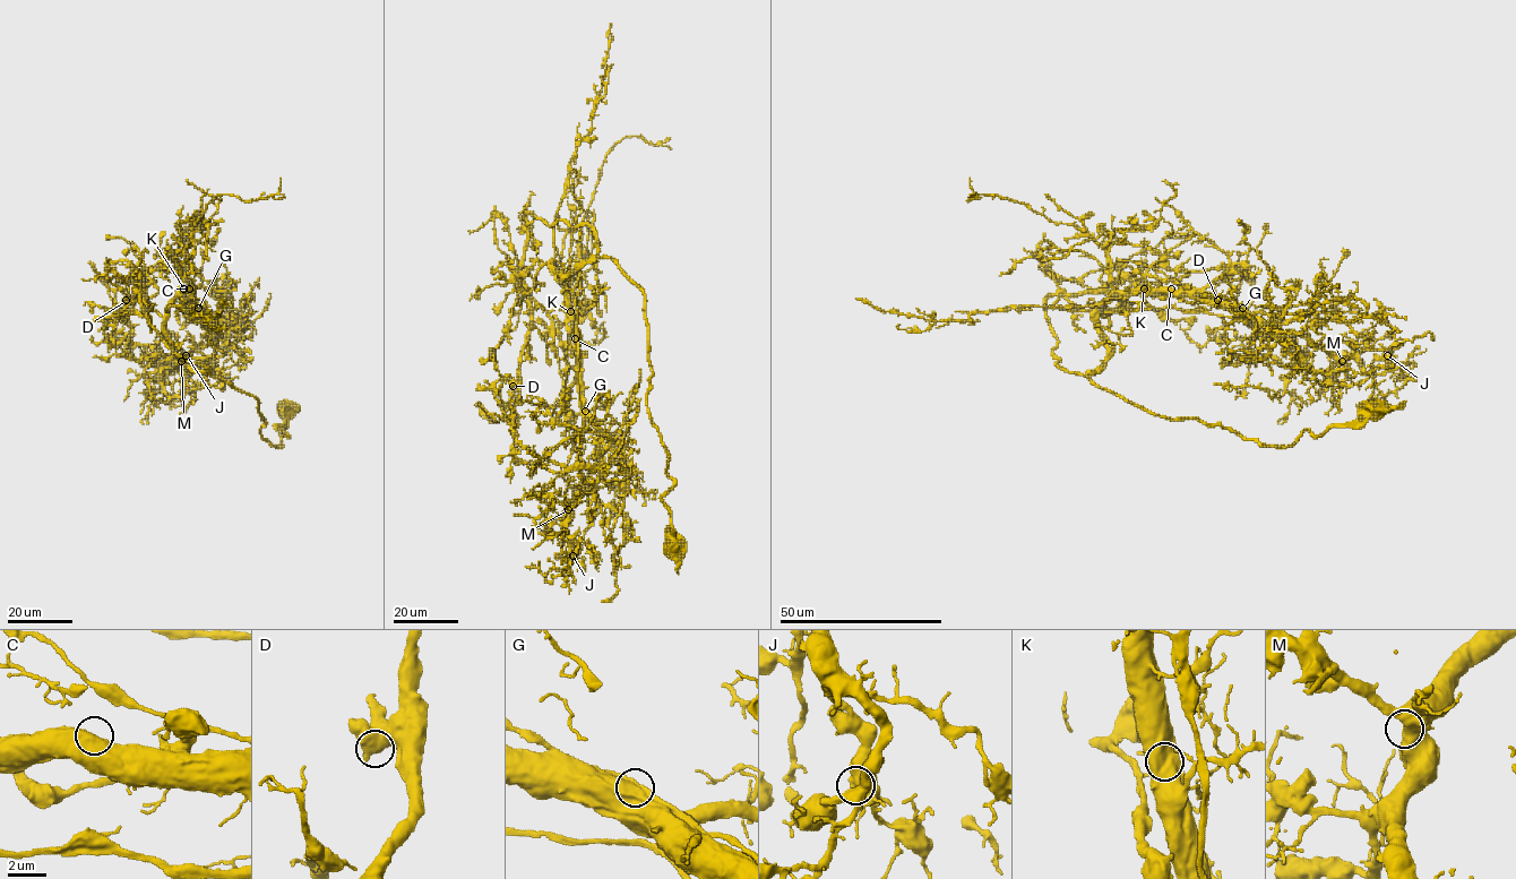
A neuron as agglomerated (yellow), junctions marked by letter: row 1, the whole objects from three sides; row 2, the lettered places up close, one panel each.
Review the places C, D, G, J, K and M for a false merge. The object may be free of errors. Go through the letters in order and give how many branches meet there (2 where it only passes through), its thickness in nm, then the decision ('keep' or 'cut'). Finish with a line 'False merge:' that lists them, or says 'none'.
C: 1 branches meet; 750 nm thick; keep
D: 1 branches meet; 850 nm thick; keep
G: 1 branches meet; 900 nm thick; cut
J: 1 branches meet; 800 nm thick; keep
K: 1 branches meet; 800 nm thick; keep
M: 1 branches meet; 800 nm thick; keep
False merge: G

